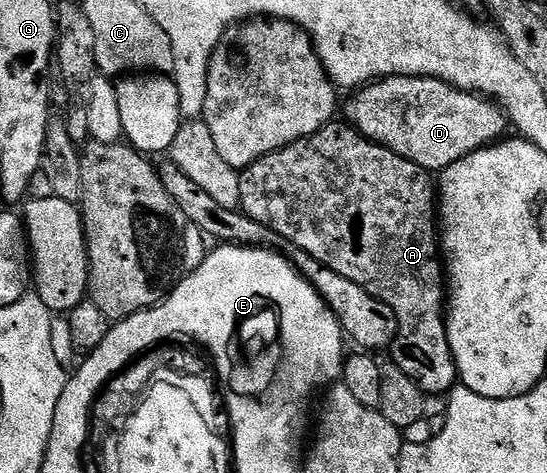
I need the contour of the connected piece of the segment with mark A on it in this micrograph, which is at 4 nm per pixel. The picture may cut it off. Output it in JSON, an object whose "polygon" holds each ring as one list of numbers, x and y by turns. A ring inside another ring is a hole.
{"polygon":[[332,120,328,126,322,126,313,136,297,140,261,160,247,167,239,176,241,184,241,200,239,205,242,213,248,214,253,220,269,226,273,232,277,232,283,238,284,243,290,244,295,250,304,250,313,260,317,260,323,266,327,266,333,272,361,284,377,300,389,304,397,316,399,335,389,347,390,361,405,372,405,376,412,378,421,387,424,395,431,394,450,395,457,385,457,371,455,369,455,357,451,351,451,345,447,339,447,324,445,321,445,266,441,261,441,238,437,233,437,186,432,175,421,169,417,164,397,156,385,146,379,146,368,140,364,134,359,133,354,126,344,124,342,121]]}

